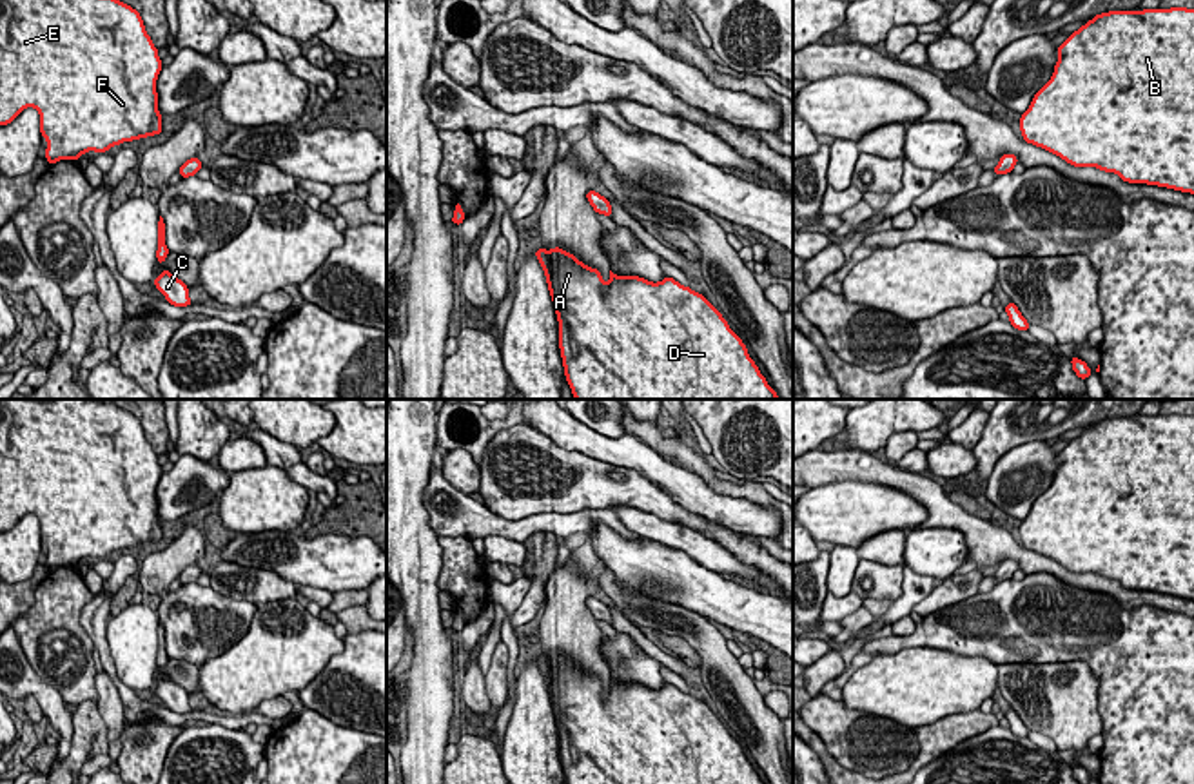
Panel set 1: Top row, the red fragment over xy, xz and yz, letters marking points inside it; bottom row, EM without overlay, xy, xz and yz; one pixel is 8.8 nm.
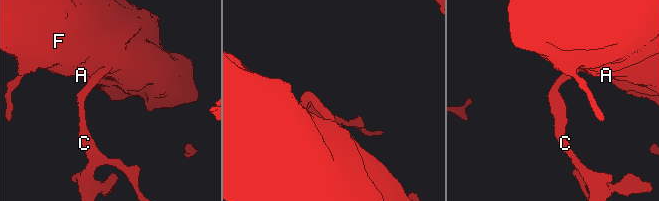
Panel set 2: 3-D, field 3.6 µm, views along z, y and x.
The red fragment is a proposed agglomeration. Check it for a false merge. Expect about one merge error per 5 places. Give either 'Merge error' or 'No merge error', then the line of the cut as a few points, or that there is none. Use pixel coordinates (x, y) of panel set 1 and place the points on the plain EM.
No merge error. No split

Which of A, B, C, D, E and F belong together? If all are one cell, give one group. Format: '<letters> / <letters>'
A B C D E F

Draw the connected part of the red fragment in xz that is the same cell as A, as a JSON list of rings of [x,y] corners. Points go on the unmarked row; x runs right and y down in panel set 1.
[[[561,653],[533,661],[557,720],[566,784],[764,784],[720,717],[673,684],[651,690],[610,677],[604,690],[597,675]]]

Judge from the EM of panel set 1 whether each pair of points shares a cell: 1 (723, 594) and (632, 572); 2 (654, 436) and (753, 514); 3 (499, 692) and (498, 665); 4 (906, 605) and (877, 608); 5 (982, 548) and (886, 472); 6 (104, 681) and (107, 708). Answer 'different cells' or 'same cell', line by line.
1: same cell
2: different cells
3: same cell
4: different cells
5: same cell
6: same cell

